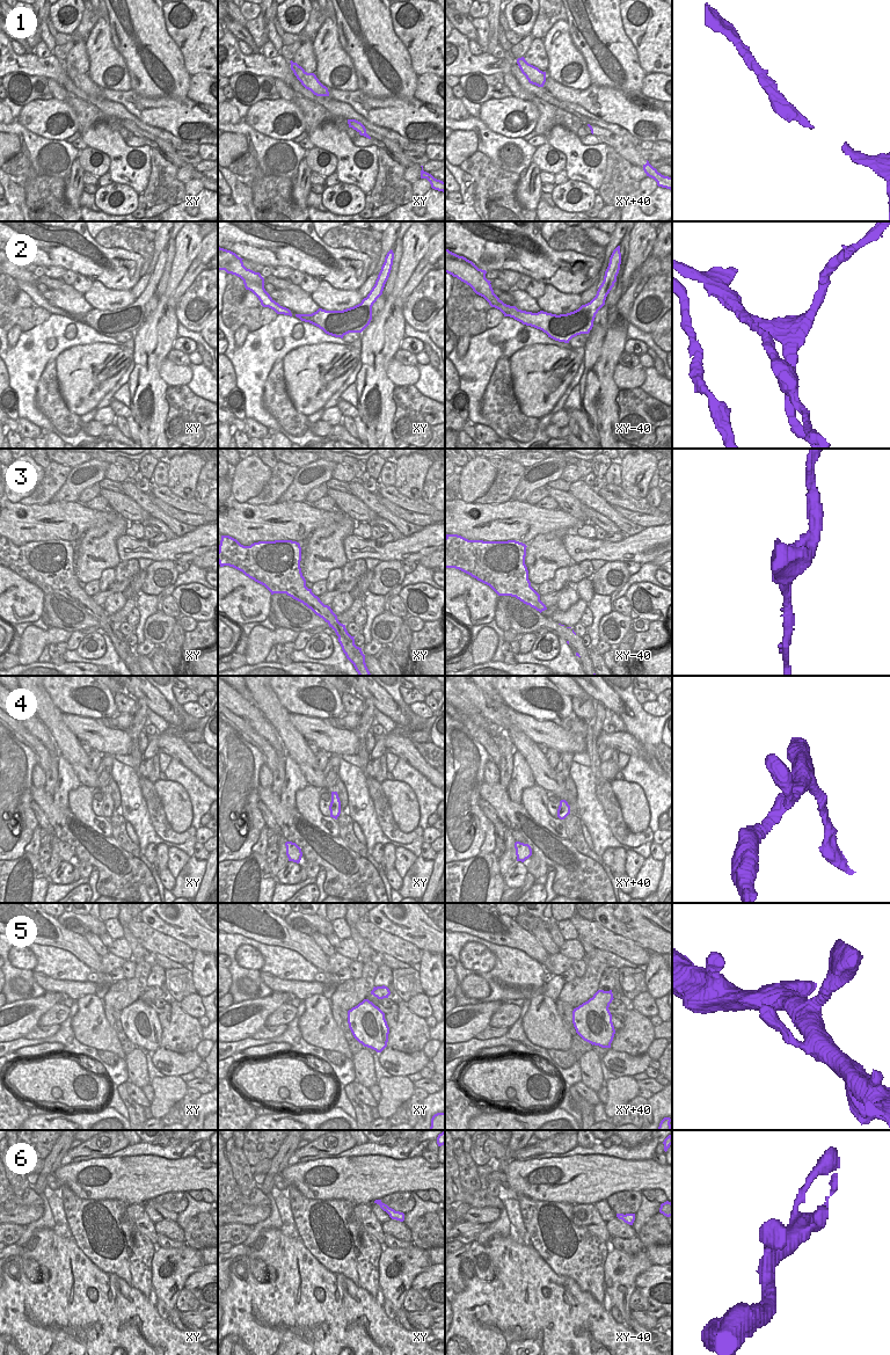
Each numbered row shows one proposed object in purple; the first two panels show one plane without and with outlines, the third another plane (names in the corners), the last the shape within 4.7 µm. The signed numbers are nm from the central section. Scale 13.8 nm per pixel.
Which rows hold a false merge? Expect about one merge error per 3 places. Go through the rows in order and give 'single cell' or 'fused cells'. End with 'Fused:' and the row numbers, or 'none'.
1: single cell
2: fused cells
3: single cell
4: single cell
5: single cell
6: single cell
Fused: 2

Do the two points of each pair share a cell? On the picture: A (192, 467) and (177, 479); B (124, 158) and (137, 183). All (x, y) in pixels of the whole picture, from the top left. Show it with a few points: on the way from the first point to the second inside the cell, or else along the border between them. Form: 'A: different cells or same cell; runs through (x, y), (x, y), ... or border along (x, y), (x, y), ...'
A: same cell; runs through (189, 467), (181, 475)
B: same cell; runs through (128, 164), (137, 177)

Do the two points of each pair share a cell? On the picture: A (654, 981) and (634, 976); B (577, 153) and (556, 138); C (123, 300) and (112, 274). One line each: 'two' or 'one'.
A: two
B: one
C: two

